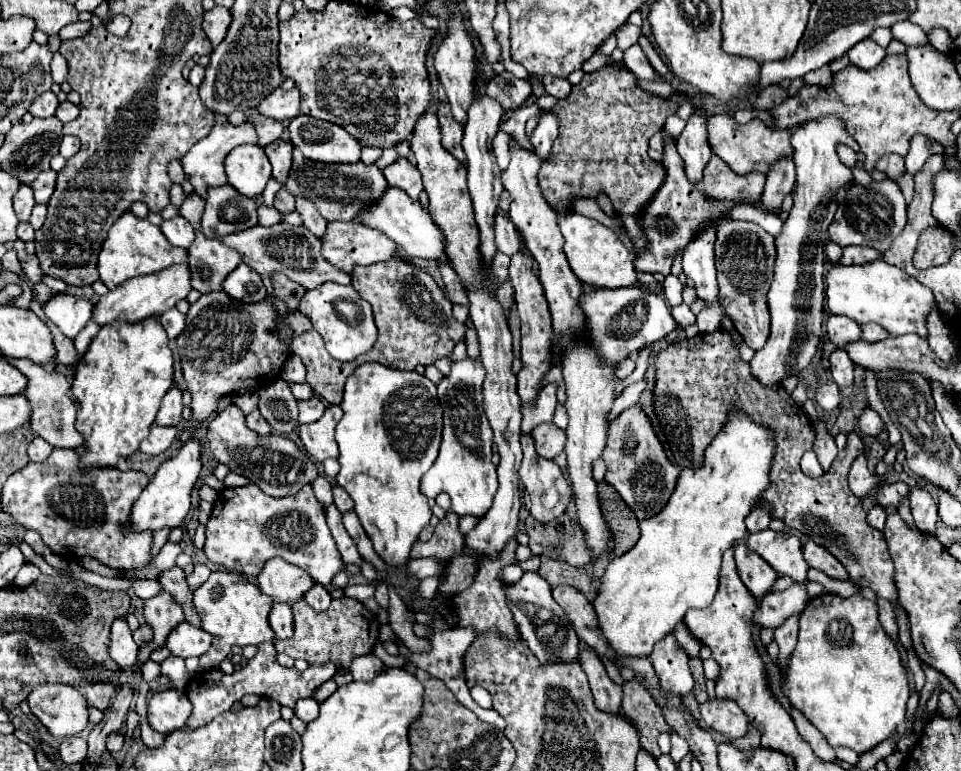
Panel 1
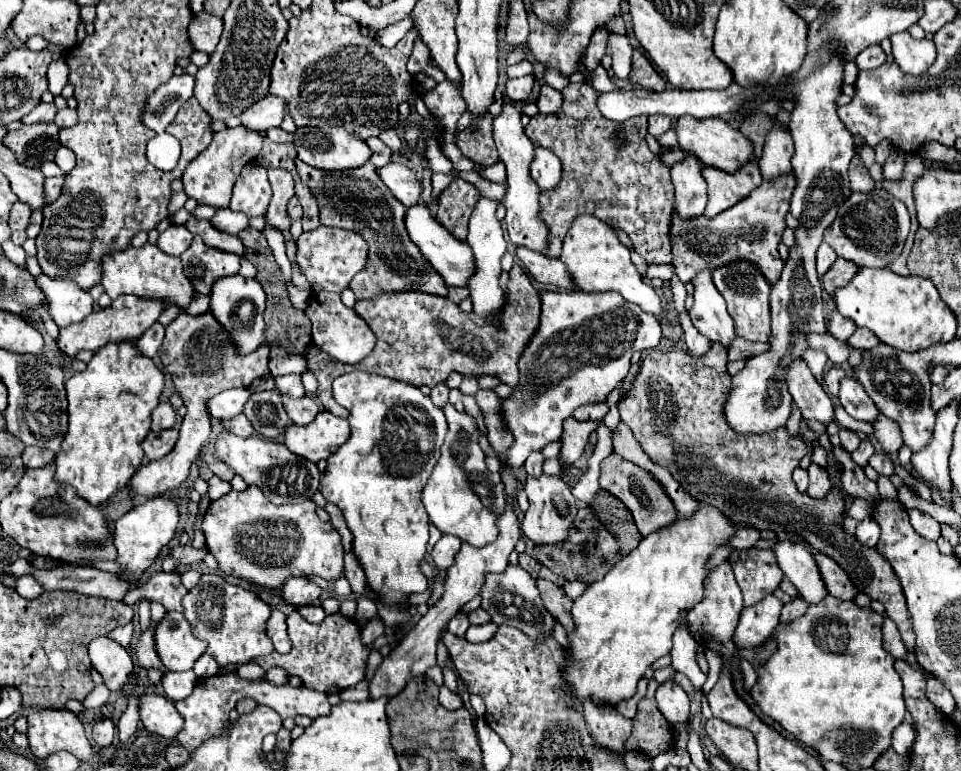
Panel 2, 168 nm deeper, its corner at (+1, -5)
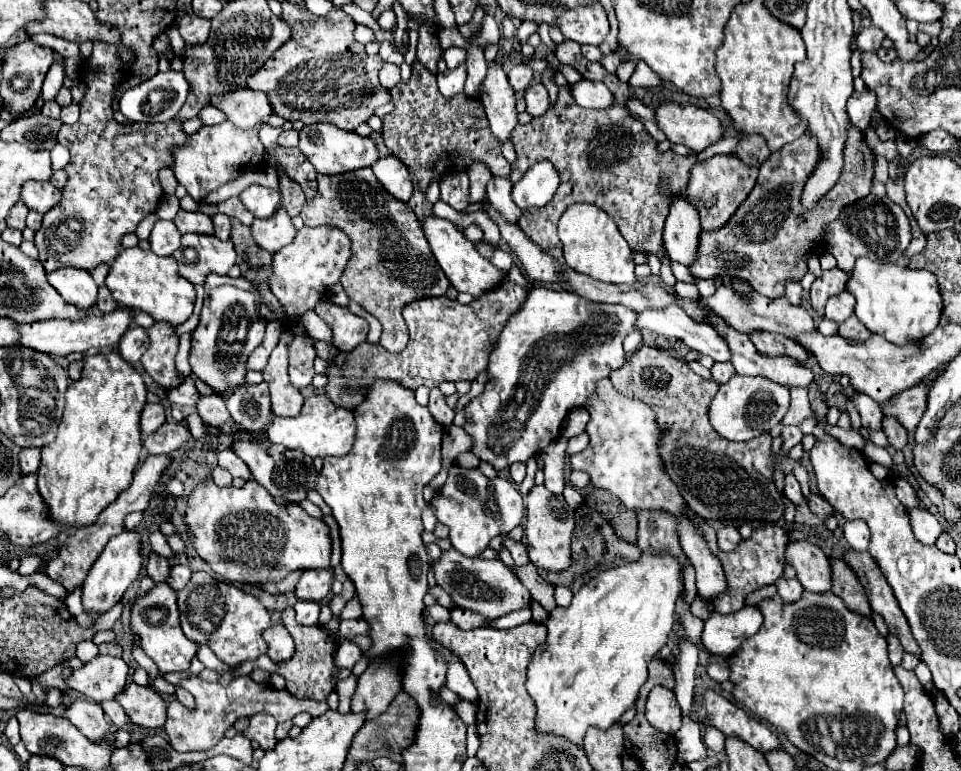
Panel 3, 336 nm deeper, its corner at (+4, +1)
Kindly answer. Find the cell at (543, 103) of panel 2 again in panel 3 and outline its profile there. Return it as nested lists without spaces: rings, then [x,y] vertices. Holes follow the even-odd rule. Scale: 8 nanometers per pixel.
[[[530,85],[530,87],[526,89],[524,99],[526,99],[526,103],[528,103],[528,109],[526,109],[526,111],[528,111],[532,117],[538,117],[538,115],[546,113],[548,107],[550,107],[550,95],[548,95],[548,91],[546,91],[544,85]]]

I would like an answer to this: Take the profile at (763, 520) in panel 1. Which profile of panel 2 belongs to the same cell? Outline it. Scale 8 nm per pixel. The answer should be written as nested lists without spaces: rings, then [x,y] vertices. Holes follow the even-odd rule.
[[[741,527],[735,531],[735,535],[729,539],[729,545],[737,551],[741,549],[749,549],[759,541],[759,531],[753,527]]]

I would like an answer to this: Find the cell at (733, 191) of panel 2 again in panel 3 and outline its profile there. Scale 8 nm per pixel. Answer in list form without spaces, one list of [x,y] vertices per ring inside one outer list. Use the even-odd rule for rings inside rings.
[[[734,153],[730,155],[714,155],[702,163],[696,163],[690,171],[690,181],[686,189],[686,197],[698,209],[702,229],[720,229],[738,209],[738,205],[748,197],[758,177],[758,167],[750,167],[742,163]]]

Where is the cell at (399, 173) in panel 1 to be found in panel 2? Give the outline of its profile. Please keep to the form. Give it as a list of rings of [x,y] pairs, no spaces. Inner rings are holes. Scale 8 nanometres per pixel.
[[[387,163],[385,167],[381,167],[379,177],[383,179],[383,183],[391,189],[391,193],[405,205],[405,207],[413,207],[419,203],[419,195],[421,195],[421,183],[415,179],[415,173],[411,169],[407,169],[401,163]]]

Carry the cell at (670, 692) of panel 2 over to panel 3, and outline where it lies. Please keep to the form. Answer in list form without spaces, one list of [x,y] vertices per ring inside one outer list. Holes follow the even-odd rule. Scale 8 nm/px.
[[[654,687],[654,691],[650,691],[648,695],[648,703],[646,703],[646,719],[660,731],[674,735],[680,725],[680,705],[676,701],[674,691],[664,689],[664,687]]]

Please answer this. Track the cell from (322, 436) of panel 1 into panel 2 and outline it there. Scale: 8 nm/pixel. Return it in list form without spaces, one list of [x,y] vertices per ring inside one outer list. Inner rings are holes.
[[[319,411],[309,425],[291,423],[285,429],[285,445],[291,453],[313,463],[333,455],[349,439],[347,419],[335,417],[329,411]]]

